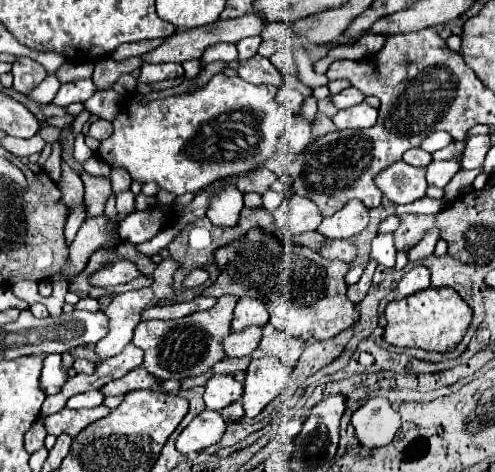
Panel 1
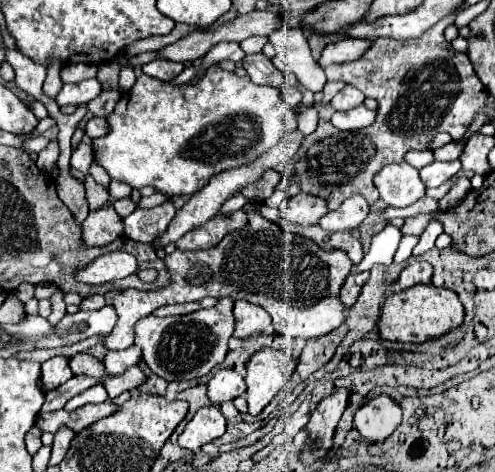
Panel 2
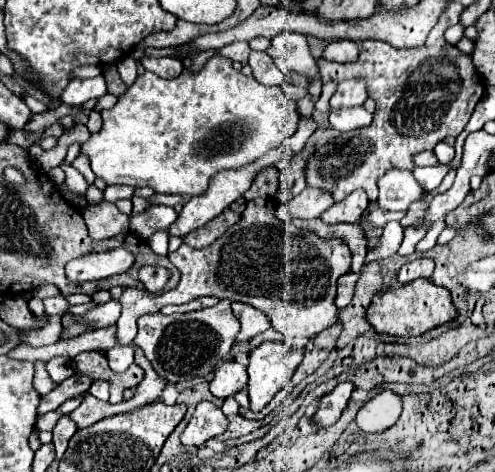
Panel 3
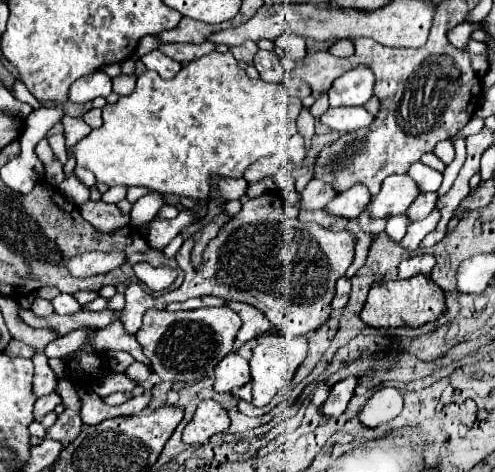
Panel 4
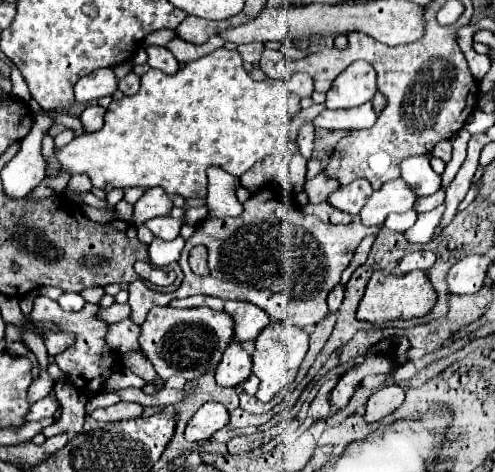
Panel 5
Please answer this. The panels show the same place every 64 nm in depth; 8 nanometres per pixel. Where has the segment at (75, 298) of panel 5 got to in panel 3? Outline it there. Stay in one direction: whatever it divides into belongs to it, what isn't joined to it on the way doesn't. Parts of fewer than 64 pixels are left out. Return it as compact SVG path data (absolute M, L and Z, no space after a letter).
M54 296L54 298L46 298L44 300L44 314L52 316L52 314L66 314L70 308L70 304L66 302L64 296Z

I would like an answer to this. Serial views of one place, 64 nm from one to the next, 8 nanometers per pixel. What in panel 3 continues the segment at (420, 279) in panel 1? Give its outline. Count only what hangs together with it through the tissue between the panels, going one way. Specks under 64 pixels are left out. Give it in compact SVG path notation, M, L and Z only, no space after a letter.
M418 258L418 260L412 260L408 264L404 264L398 272L398 282L400 284L408 284L416 278L430 278L434 272L434 264L430 258Z

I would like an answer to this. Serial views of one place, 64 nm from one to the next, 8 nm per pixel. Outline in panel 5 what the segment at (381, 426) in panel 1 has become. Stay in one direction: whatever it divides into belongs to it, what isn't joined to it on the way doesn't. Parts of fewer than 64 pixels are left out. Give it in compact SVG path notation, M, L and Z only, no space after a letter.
M384 386L374 392L366 402L366 422L378 422L380 418L392 414L404 402L404 388L402 386Z

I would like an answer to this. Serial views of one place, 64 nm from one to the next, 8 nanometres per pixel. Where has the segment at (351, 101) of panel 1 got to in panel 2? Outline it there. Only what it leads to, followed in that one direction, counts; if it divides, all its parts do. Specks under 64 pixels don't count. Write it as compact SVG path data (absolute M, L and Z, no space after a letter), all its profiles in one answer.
M346 86L344 90L340 90L334 98L332 98L332 106L334 106L334 110L350 110L350 108L354 108L354 106L360 106L362 102L364 102L364 94L358 90L358 88L354 88L354 86Z

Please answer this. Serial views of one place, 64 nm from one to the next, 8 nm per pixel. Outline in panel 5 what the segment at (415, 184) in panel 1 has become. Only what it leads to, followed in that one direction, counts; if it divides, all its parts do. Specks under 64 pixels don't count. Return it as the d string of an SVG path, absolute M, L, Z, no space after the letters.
M402 178L388 180L380 190L376 190L366 206L360 212L360 218L366 226L378 226L386 220L390 212L406 212L414 206L416 202L416 192L404 184Z

